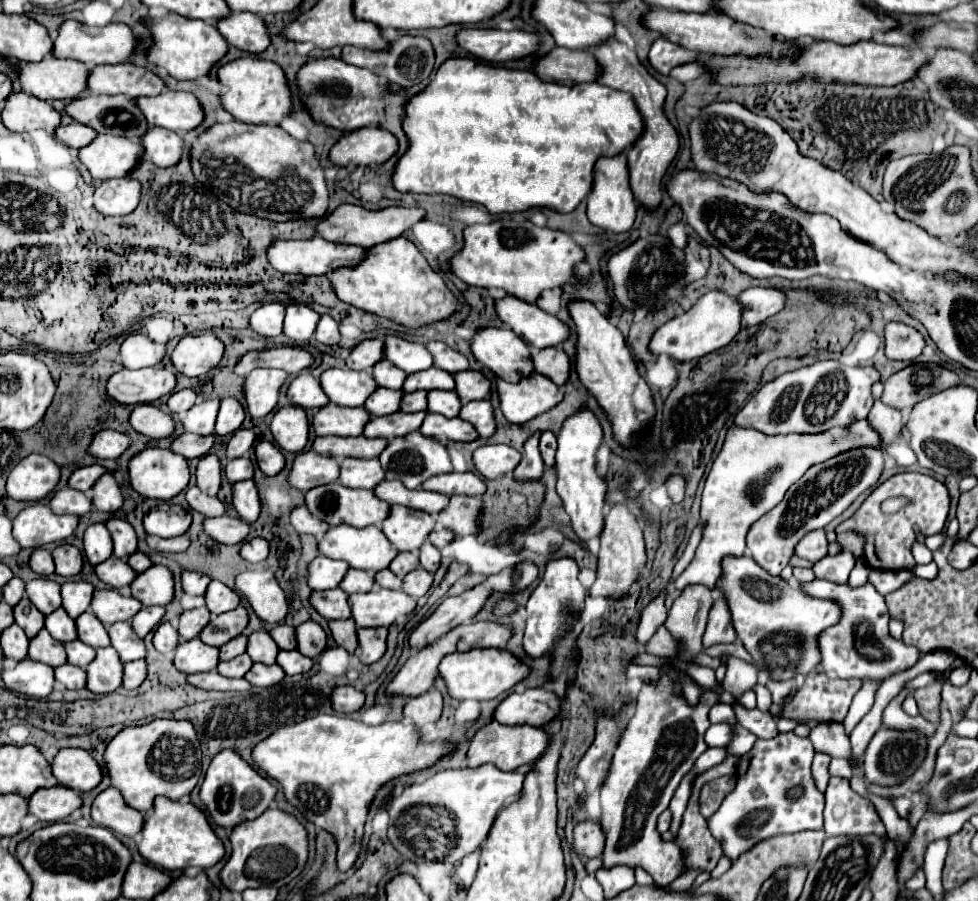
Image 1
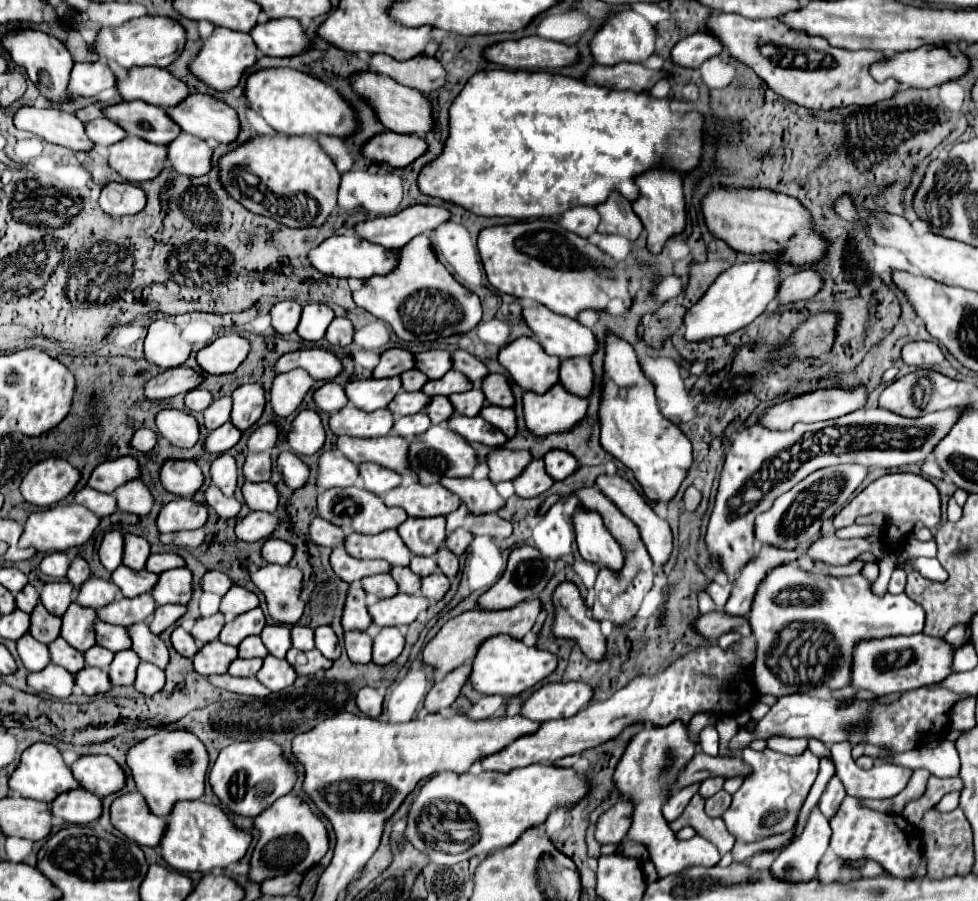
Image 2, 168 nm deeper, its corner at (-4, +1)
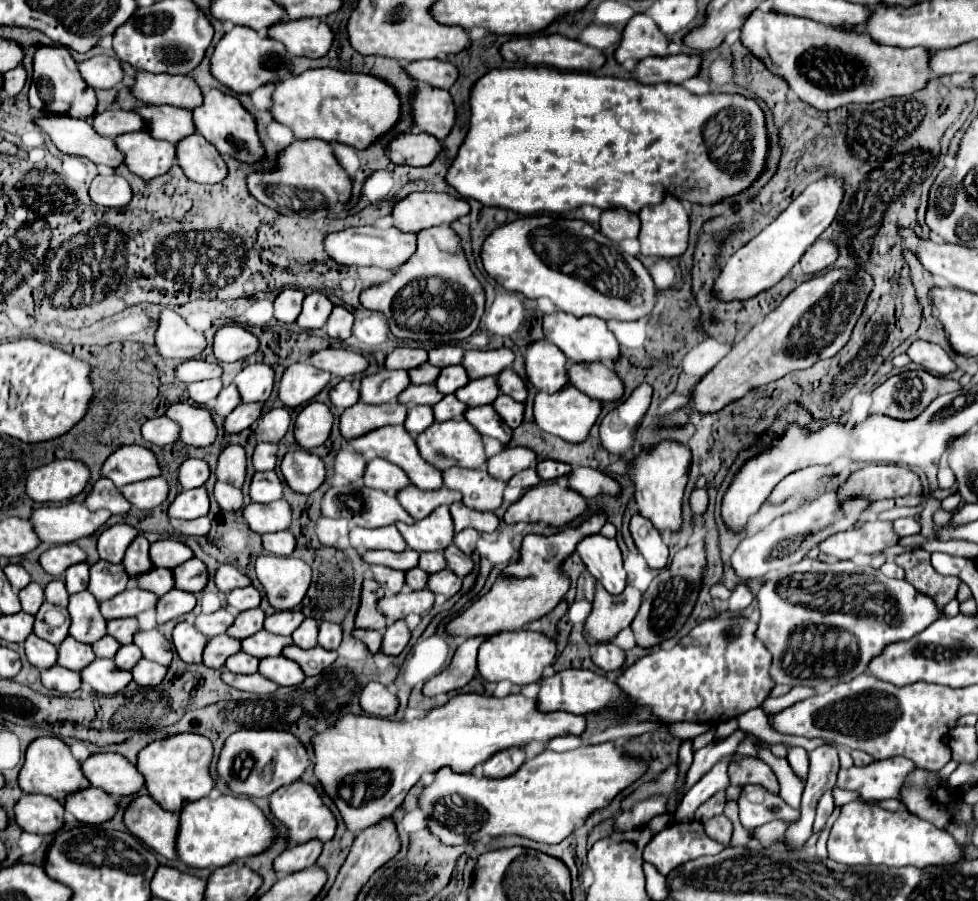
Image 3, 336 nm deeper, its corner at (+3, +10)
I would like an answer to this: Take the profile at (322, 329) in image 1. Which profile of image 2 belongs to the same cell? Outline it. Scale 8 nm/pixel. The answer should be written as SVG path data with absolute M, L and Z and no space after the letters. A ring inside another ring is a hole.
M335 317L325 333L325 339L331 345L339 345L339 347L349 345L353 341L353 323L345 317Z

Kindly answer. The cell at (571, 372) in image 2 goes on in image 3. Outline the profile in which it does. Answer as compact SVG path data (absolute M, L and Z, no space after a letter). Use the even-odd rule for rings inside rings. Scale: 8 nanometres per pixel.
M570 362L568 382L578 390L582 390L584 394L604 402L618 400L624 390L618 374L604 362L588 362L588 364Z

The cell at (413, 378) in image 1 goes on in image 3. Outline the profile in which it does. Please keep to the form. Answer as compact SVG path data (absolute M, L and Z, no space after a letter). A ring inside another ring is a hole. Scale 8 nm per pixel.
M456 364L456 366L446 366L440 370L438 378L436 378L436 388L442 392L442 394L452 394L456 392L458 388L462 388L464 384L468 384L468 374L466 370Z

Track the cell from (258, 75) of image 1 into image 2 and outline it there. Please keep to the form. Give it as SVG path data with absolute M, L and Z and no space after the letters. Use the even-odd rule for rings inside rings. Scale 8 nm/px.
M265 69L259 73L249 75L247 79L247 101L251 105L253 111L259 111L259 115L277 131L283 135L329 135L329 137L351 137L359 131L359 121L357 115L351 107L351 103L347 103L335 87L323 83L321 79L307 75L303 71L295 71L295 69Z

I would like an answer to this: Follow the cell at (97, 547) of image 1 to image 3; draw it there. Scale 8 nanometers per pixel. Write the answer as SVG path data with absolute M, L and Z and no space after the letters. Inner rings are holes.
M114 524L110 528L106 528L100 538L98 538L98 552L100 558L106 562L114 562L120 564L124 558L124 552L128 548L128 544L134 540L134 536L138 534L136 528L128 526L128 524Z

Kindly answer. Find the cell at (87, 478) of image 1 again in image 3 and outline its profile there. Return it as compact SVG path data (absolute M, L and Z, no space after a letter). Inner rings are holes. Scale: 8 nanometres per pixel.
M136 444L120 446L116 452L112 452L106 458L100 470L100 476L110 478L116 484L116 488L122 488L130 482L146 480L158 474L160 474L160 468L158 468L156 456L150 450Z

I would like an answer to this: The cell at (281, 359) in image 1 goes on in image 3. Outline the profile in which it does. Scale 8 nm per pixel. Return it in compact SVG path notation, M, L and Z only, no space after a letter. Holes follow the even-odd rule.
M344 348L316 350L306 358L306 362L320 370L326 370L338 378L358 374L358 372L366 370L366 366L368 366L368 360L362 354L358 354L354 350L344 350Z

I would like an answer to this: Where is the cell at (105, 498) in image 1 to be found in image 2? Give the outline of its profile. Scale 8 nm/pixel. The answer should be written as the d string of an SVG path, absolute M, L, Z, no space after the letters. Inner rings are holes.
M141 481L125 483L123 487L119 487L115 491L115 497L117 497L121 511L135 513L135 515L141 515L141 517L149 515L151 507L153 507L153 495L145 487L145 483L141 483Z

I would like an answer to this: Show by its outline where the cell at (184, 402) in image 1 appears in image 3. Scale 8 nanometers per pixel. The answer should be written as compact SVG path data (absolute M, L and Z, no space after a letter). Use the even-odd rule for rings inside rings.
M202 380L202 382L188 384L188 396L196 404L204 406L204 404L208 404L210 400L214 400L218 396L220 388L222 388L222 382L220 380Z

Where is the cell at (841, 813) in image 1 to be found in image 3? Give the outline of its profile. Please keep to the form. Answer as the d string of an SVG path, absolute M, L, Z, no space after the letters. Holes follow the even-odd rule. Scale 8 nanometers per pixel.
M850 802L842 808L828 836L828 856L840 864L886 864L886 866L942 866L960 862L960 848L950 834L938 830L932 822L910 812L890 812L864 802Z

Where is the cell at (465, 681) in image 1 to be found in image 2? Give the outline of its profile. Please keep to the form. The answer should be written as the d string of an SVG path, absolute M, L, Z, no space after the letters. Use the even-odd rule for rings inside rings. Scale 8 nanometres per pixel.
M497 635L487 639L487 643L479 647L479 655L475 655L473 659L471 683L479 693L485 695L517 695L549 677L555 667L557 655L537 647L527 647L523 641L513 639L511 635Z

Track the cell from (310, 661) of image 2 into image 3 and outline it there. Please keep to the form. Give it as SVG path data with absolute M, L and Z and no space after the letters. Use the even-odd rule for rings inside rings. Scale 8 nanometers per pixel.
M296 644L284 646L282 654L284 654L286 658L294 660L294 662L302 668L302 672L304 672L306 676L320 674L320 672L322 672L324 668L328 668L328 666L336 660L336 656L338 656L336 652L328 652L328 650L324 650L322 646L314 646L314 648L304 650L304 648L298 648Z

